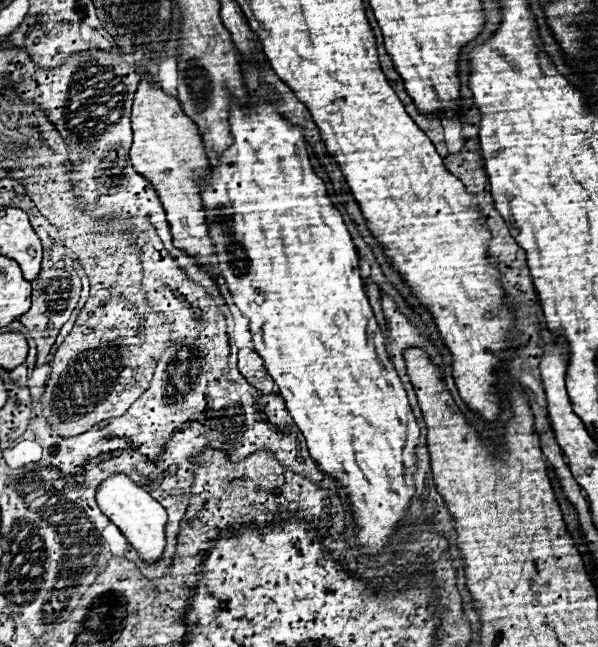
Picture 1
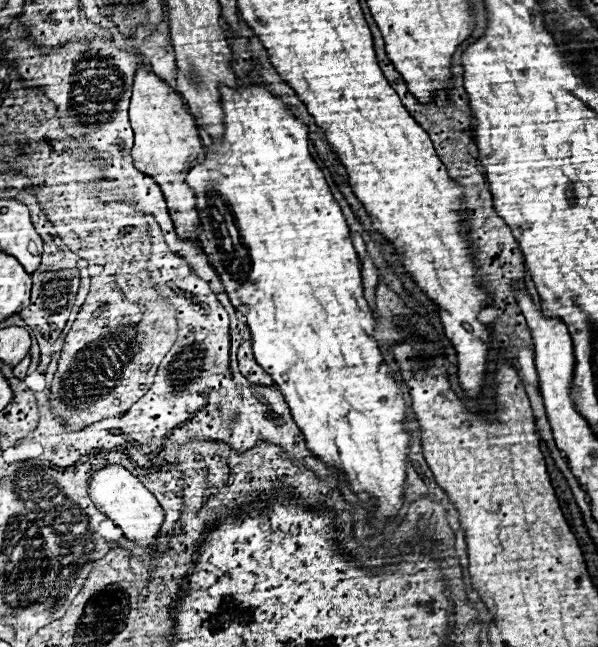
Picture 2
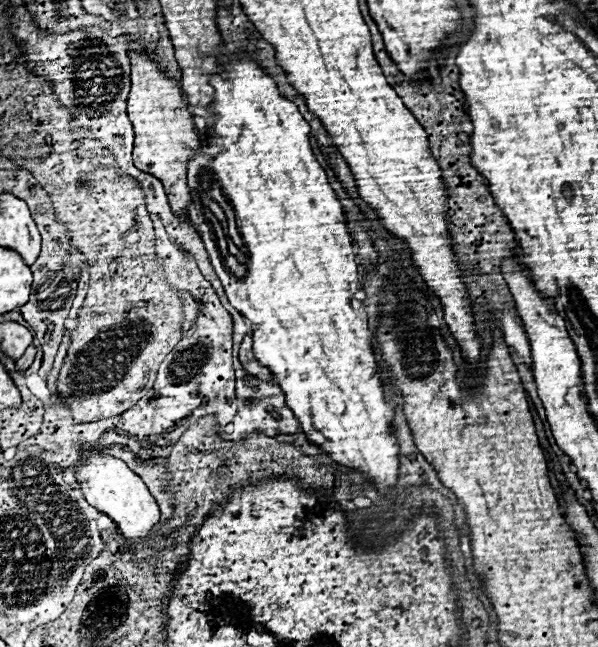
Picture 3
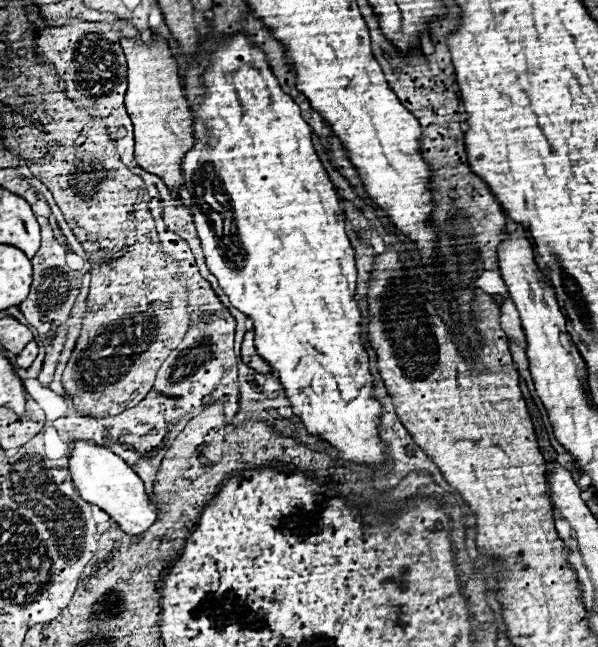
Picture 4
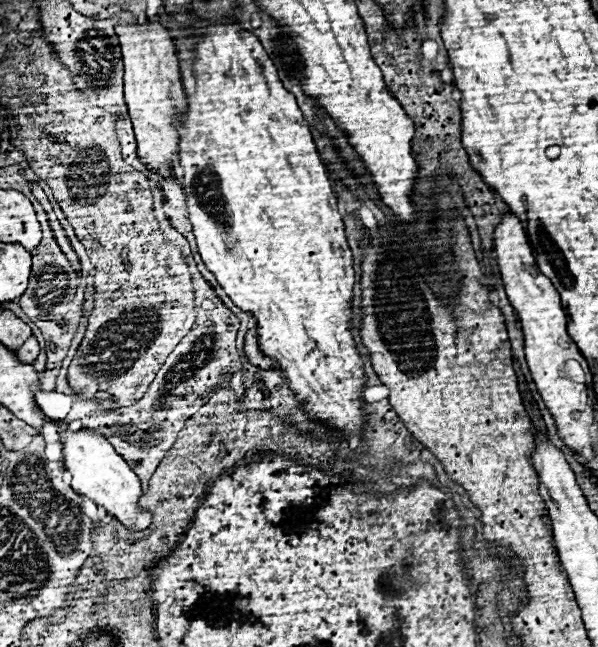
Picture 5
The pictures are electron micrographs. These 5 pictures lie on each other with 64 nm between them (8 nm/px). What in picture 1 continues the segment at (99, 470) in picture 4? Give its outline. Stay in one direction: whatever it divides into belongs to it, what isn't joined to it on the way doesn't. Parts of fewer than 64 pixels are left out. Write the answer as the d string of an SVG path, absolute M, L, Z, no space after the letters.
M116 474L106 478L98 490L96 490L96 502L100 510L120 528L120 532L126 536L130 546L138 552L140 560L146 564L156 564L162 558L162 552L166 548L166 510L162 504L158 504L146 490L142 490L138 484L134 484L128 476Z

